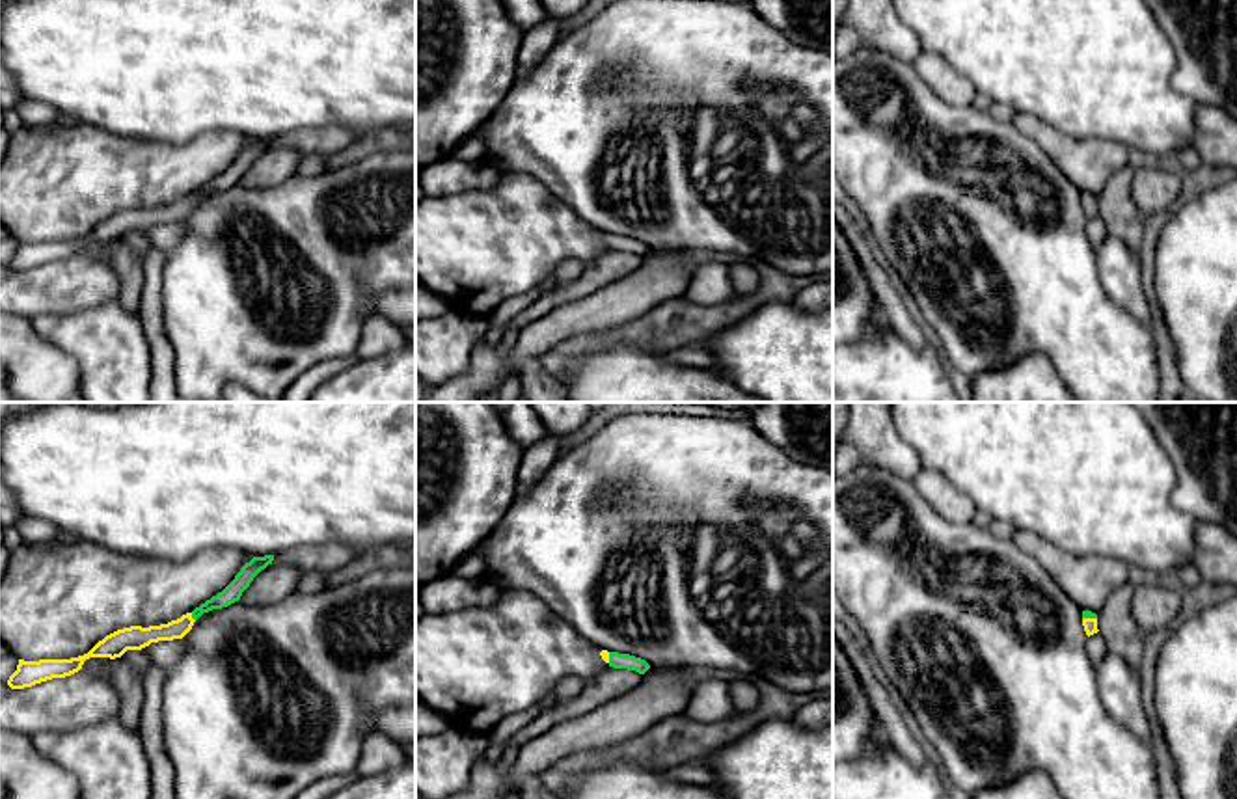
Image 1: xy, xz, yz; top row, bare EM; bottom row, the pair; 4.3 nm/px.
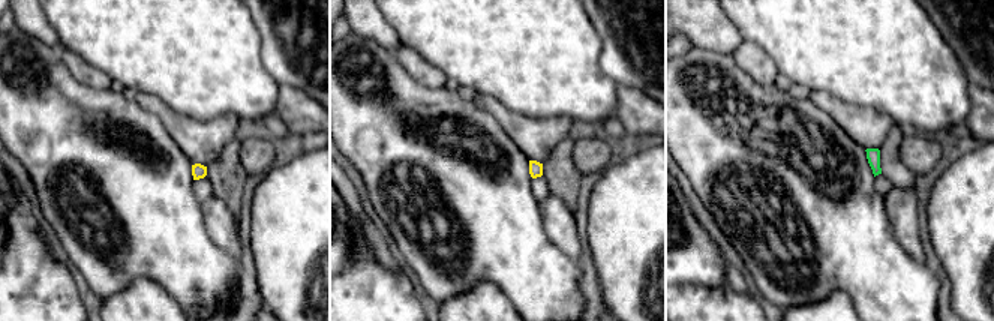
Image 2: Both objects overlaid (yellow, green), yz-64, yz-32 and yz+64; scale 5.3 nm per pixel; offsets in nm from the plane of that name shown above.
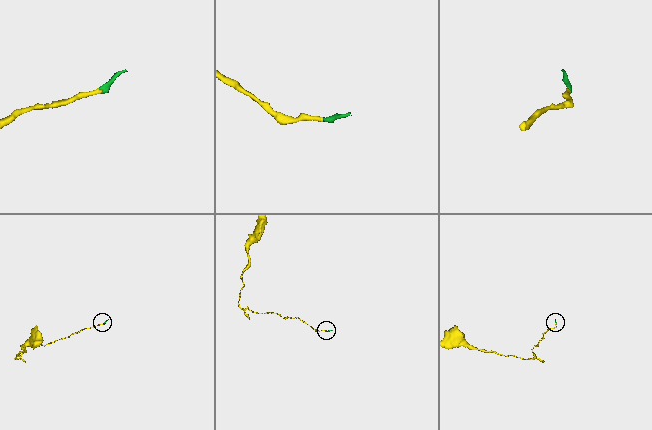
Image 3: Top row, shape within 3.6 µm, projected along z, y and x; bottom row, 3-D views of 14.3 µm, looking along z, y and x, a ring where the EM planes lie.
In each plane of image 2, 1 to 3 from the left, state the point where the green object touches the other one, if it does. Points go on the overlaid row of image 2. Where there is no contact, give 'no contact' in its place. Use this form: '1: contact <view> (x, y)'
1: no contact
2: no contact
3: no contact

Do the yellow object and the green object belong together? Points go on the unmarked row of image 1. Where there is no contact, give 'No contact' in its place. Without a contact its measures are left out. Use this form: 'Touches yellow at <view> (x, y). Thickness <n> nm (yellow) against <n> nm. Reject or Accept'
Touches yellow at xy (190, 200). Thickness 110 nm (yellow) against 80 nm. Accept

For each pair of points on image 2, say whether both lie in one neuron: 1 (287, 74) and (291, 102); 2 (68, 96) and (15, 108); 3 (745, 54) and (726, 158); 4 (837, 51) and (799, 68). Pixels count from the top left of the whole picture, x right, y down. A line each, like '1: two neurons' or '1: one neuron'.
1: two neurons
2: one neuron
3: two neurons
4: one neuron

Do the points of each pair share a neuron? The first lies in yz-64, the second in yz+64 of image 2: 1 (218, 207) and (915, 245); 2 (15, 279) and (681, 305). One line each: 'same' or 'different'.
1: same
2: same

